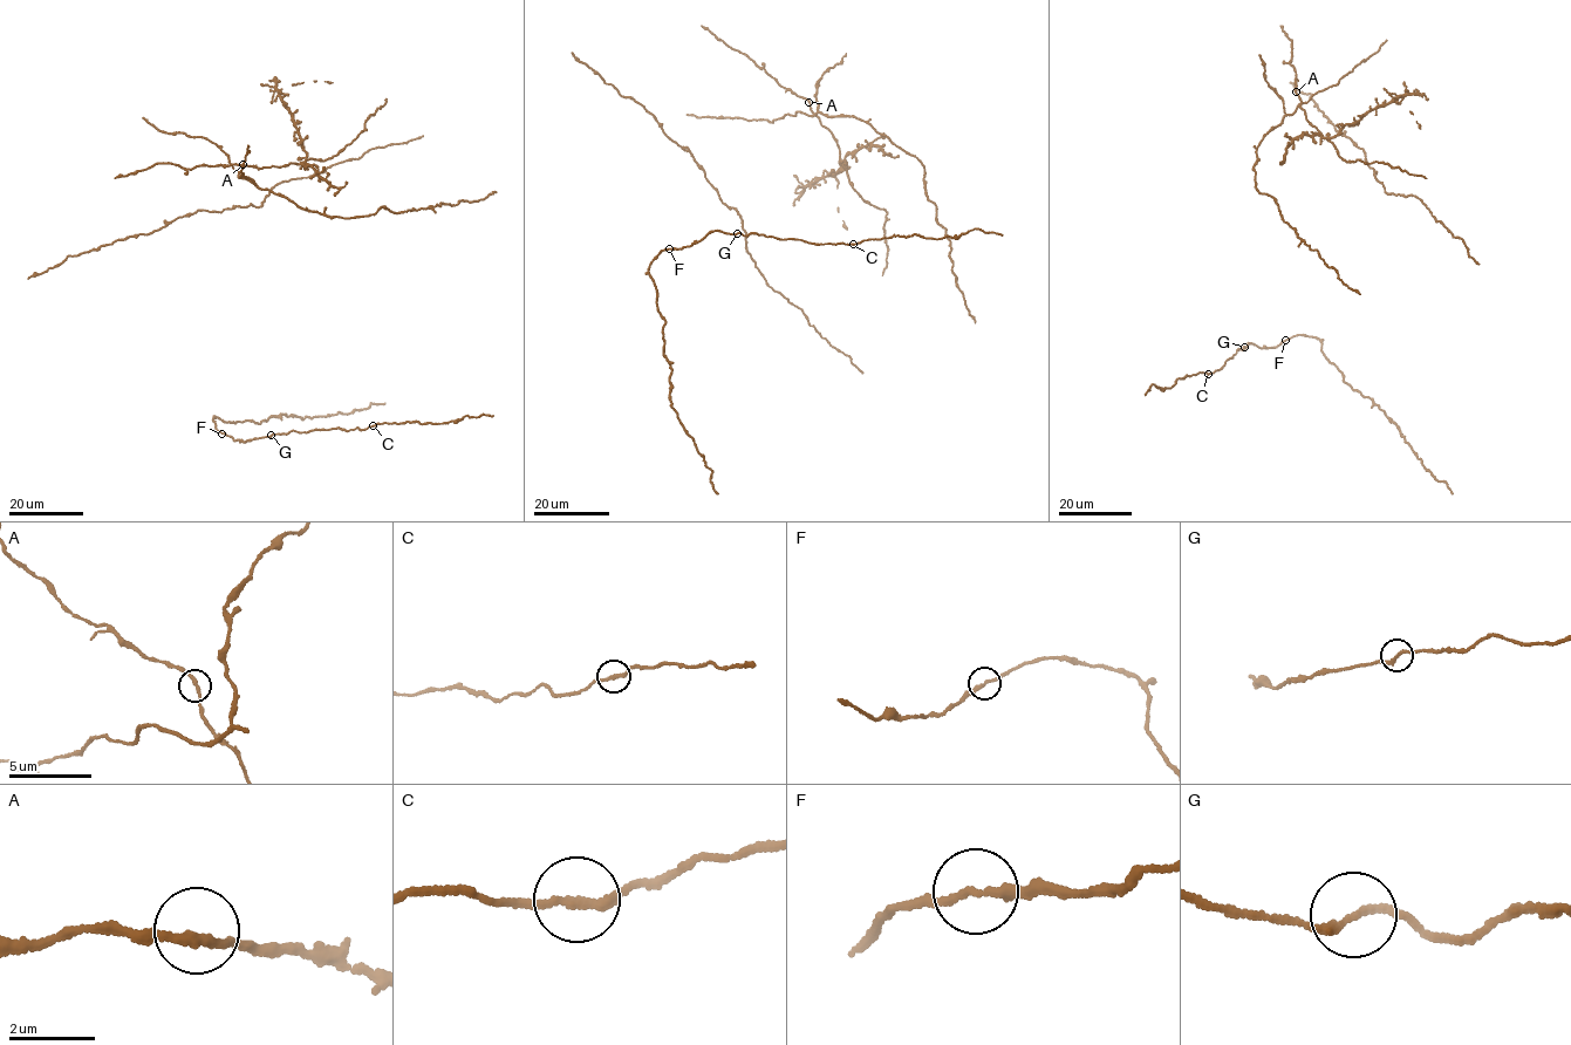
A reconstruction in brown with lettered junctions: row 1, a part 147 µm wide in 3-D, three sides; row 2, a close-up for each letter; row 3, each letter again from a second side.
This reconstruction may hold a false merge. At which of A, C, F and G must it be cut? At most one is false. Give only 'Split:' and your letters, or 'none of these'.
Split: none of these

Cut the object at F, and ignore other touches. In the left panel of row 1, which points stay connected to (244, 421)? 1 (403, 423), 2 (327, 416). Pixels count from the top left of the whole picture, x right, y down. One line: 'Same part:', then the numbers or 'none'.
Same part: 2

